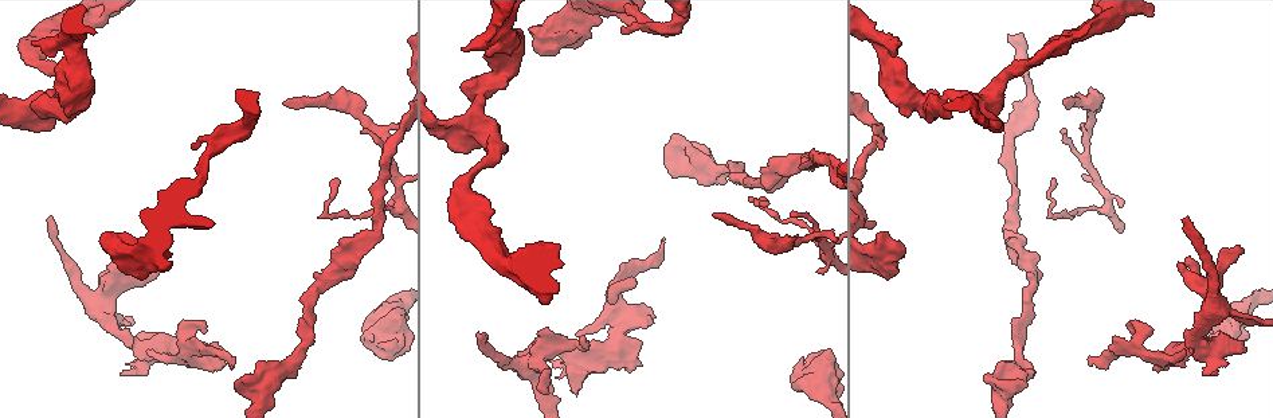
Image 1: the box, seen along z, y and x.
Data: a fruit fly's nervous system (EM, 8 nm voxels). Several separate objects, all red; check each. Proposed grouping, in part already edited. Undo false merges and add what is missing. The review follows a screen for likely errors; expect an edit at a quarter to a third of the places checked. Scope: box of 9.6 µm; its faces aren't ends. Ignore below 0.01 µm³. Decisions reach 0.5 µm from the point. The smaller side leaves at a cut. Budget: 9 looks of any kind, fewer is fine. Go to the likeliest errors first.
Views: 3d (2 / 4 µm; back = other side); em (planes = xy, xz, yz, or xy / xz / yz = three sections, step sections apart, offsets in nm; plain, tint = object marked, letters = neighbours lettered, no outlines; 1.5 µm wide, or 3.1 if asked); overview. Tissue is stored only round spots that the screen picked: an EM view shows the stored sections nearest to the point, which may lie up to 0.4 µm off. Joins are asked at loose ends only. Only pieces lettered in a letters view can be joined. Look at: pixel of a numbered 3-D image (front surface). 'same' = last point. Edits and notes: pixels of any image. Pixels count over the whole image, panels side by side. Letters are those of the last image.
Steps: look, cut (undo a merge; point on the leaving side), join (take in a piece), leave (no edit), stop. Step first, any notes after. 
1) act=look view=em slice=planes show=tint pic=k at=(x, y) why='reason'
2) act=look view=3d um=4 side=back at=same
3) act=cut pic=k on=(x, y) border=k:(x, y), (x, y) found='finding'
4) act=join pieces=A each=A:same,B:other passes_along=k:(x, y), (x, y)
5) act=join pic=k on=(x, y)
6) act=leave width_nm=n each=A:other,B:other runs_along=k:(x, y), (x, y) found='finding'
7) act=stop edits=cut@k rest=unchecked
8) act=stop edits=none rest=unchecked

act=look view=em slice=yz step=4 show=tint pic=1 at=(234, 358) why='branch stops here'

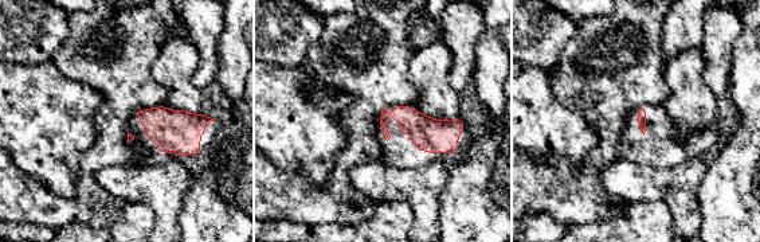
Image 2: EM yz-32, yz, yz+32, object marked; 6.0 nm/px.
act=look view=em slice=yz step=4 show=letters at=same

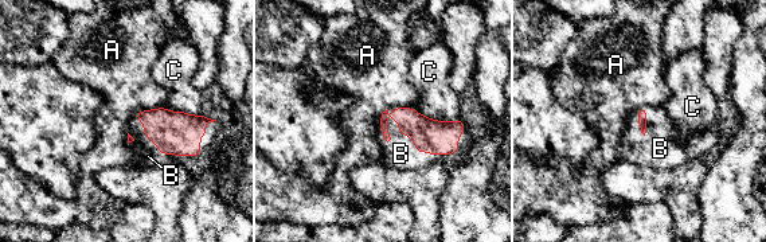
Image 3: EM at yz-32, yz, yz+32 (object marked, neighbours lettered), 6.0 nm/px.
act=join pieces=B each=A:other,B:same,C:other passes_along=3:(430, 136), (394, 120), (401, 153) found='the neuron continues'

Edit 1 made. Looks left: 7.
act=look view=overview why='see it whole again'

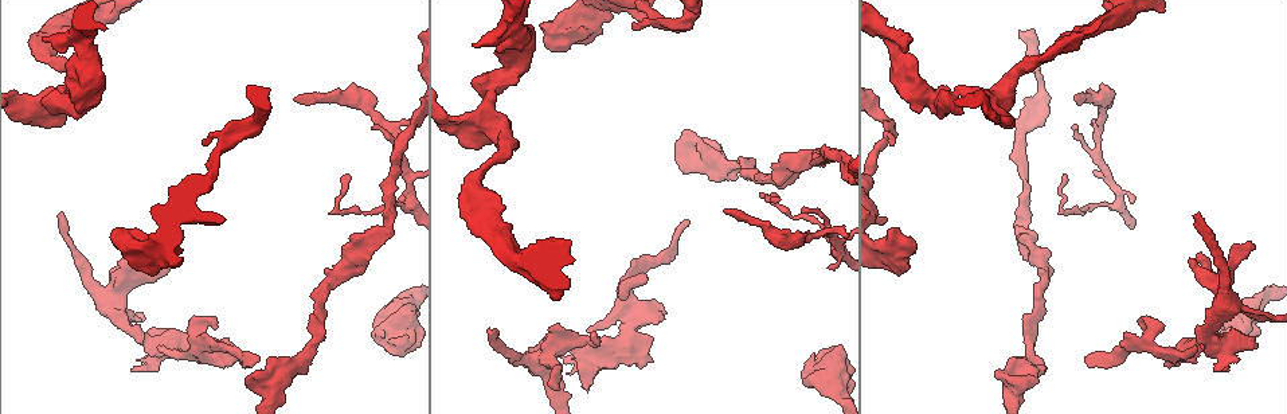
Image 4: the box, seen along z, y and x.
act=look view=3d um=4 pic=4 at=(1194, 261) why='an open end'

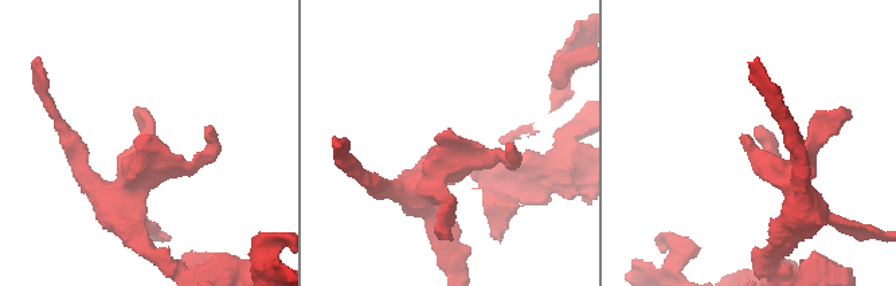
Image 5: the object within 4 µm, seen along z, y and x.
act=look view=em slice=planes show=letters pic=5 at=(461, 140) arm_widths_nm=160,340

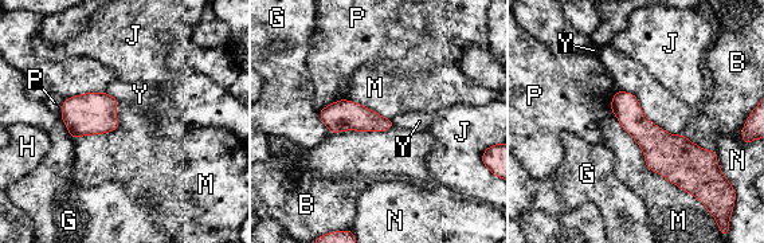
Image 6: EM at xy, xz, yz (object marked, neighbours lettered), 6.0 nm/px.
act=leave longest_contact=M:650nm each=B:other,G:other,H:other,J:other,M:other,N:other,P:other,Y:other border=6:(612, 112), (645, 164), (688, 192) found='no lettered piece goes on from it'

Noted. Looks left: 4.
act=look view=3d um=2 pic=4 at=(493, 331)

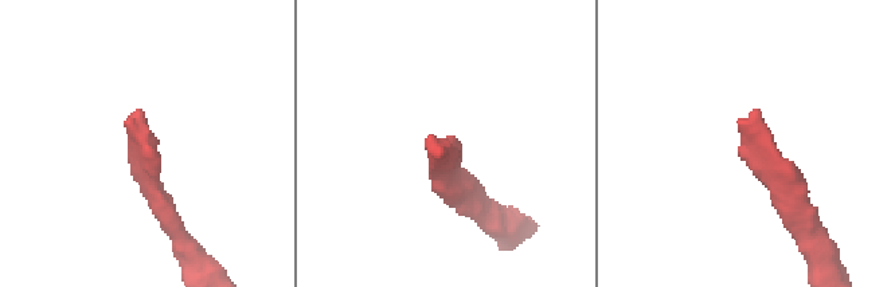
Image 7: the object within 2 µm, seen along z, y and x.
act=look view=em slice=xy step=8 show=letters pic=7 at=(444, 153)

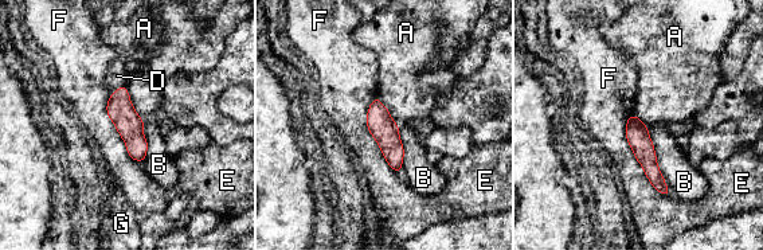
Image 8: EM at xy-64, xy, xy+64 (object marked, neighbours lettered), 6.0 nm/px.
act=join pieces=D longest_contact=E:550nm each=A:other,B:other,D:same,E:other,F:other,G:other found='it goes on there'

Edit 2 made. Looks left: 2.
act=stop edits=join@3,join@8 rest=unchecked

